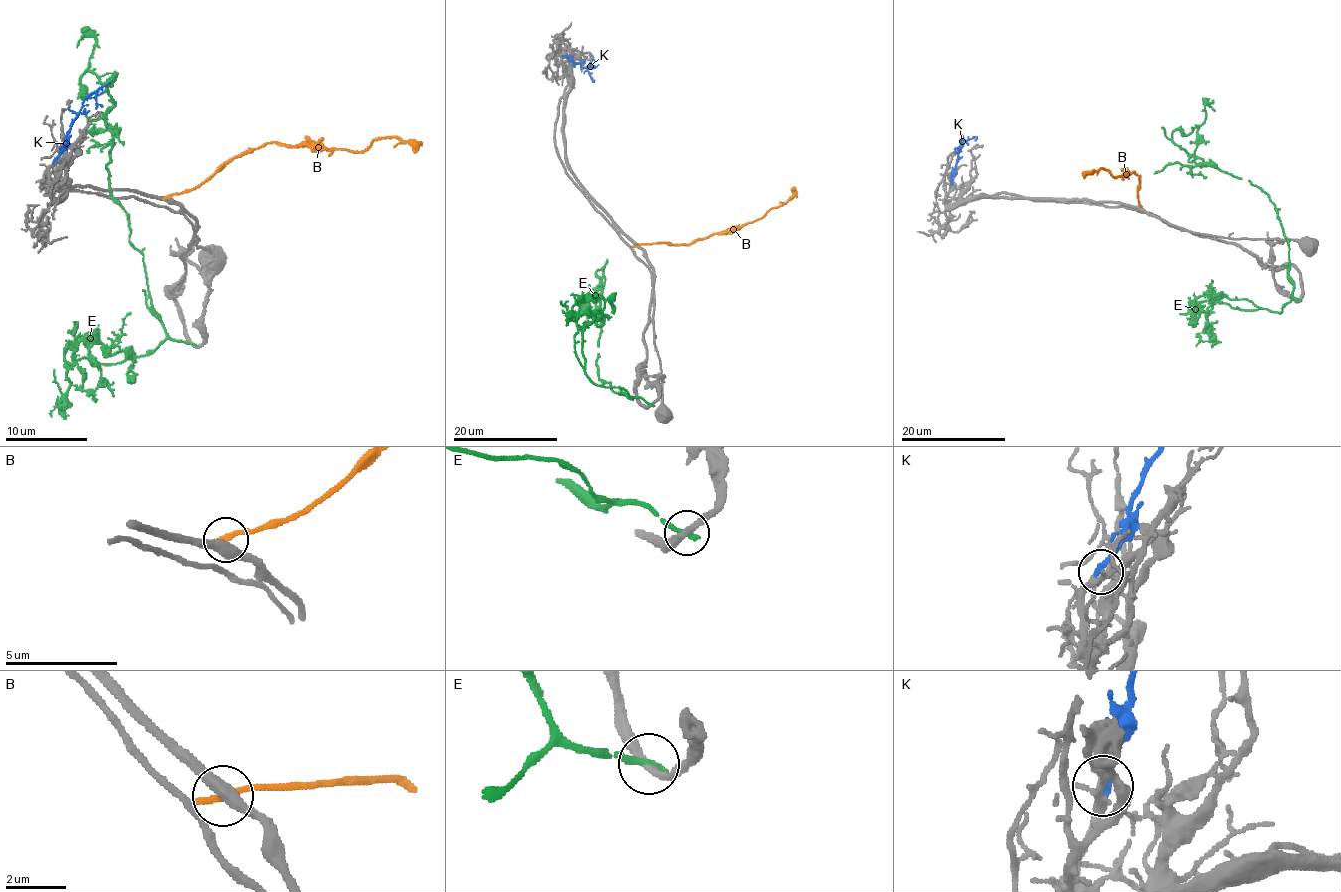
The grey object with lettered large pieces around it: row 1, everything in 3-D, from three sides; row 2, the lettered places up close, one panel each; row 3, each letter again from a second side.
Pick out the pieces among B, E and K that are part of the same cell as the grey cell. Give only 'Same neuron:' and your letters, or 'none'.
Same neuron: K

